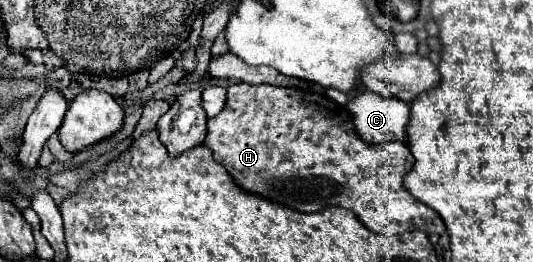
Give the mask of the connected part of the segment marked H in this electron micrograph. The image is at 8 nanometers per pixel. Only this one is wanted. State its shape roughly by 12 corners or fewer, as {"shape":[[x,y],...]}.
{"shape":[[236,83],[204,145],[242,189],[370,231],[442,217],[314,91]]}

